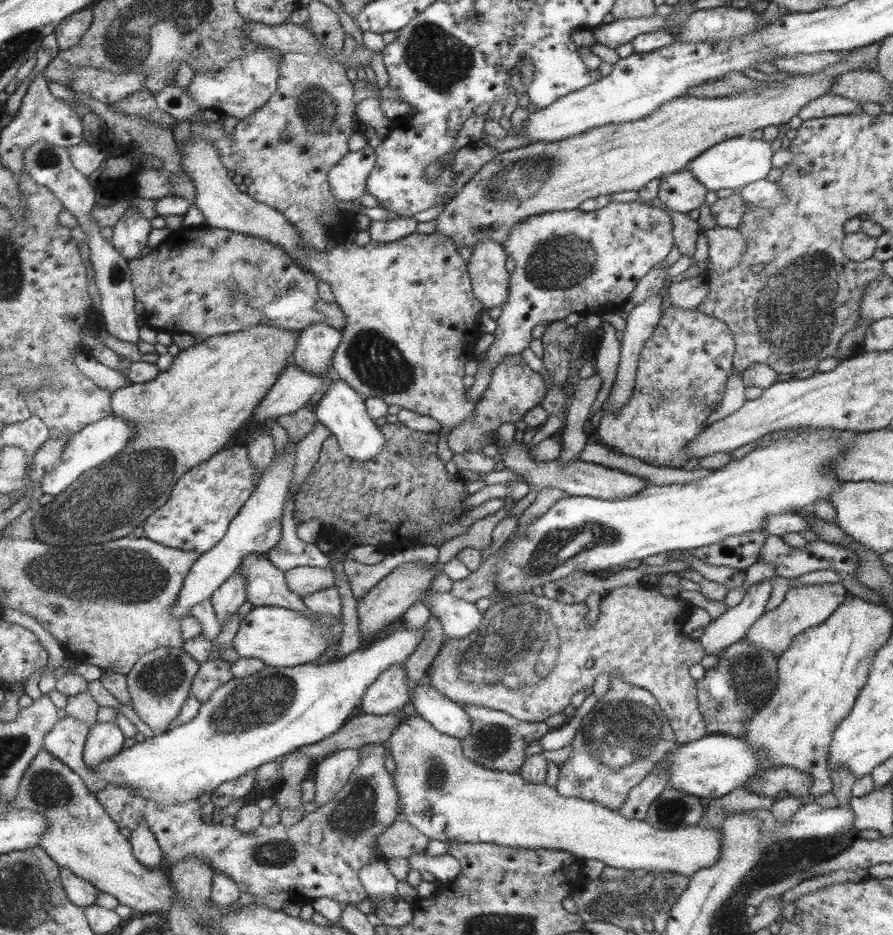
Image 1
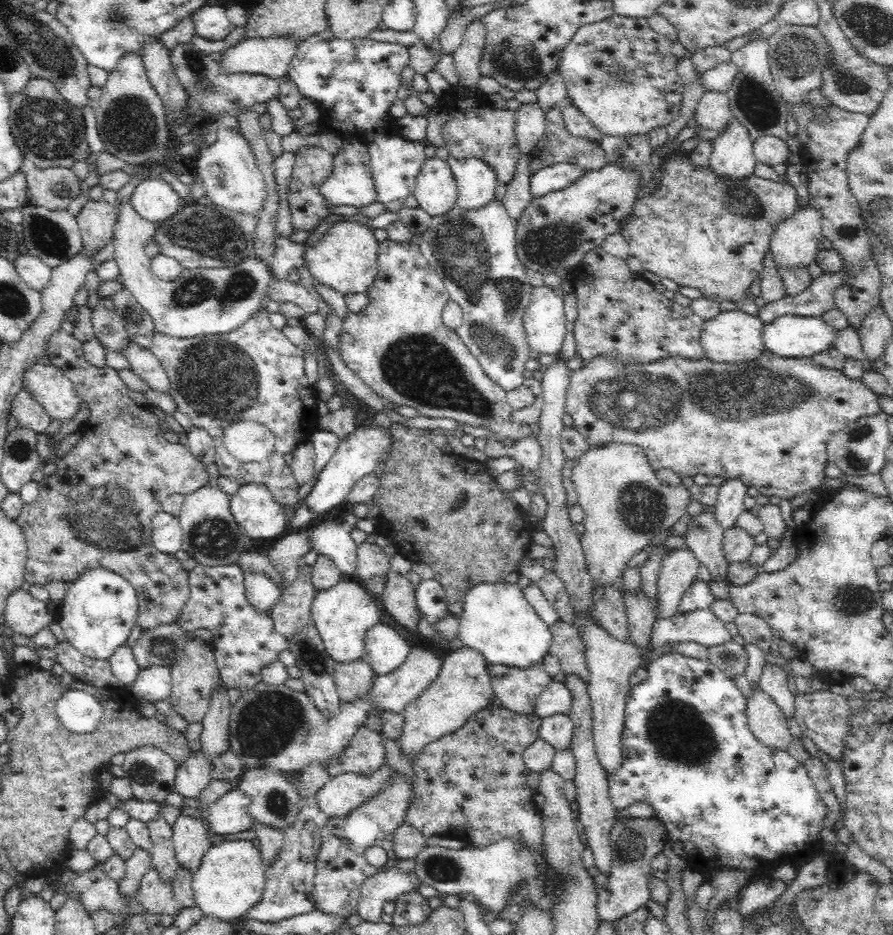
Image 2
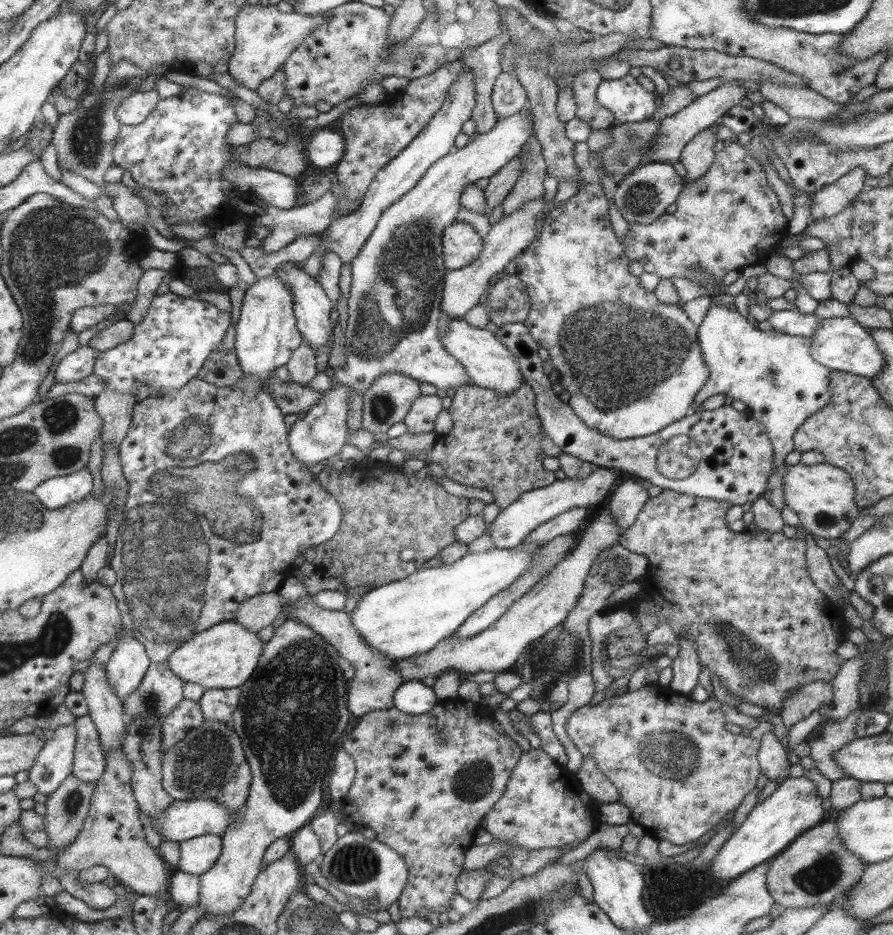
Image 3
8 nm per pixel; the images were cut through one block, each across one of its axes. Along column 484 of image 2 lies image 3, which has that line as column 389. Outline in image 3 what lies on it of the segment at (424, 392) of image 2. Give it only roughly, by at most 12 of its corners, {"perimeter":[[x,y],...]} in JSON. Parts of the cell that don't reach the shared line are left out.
{"perimeter":[[380,374],[362,396],[361,429],[386,433],[420,396],[417,379]]}

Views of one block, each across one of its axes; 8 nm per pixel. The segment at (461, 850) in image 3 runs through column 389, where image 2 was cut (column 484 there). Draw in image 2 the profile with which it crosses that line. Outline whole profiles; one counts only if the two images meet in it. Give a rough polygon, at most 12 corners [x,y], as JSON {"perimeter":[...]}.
{"perimeter":[[473,712],[413,765],[425,837],[542,854],[524,750],[542,719]]}

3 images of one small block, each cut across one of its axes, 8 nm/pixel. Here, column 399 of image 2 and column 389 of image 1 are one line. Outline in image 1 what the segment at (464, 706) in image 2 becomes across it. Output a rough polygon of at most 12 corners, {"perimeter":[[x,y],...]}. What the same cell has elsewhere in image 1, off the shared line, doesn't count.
{"perimeter":[[417,714],[385,742],[429,840],[691,876],[721,830],[657,830],[477,765]]}

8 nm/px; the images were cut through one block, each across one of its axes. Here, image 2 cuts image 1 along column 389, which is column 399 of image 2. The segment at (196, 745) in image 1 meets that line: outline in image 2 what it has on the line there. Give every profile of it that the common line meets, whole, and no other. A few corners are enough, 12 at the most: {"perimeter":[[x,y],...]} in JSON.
{"perimeter":[[382,621],[365,632],[364,658],[376,676],[396,670],[411,649]]}

